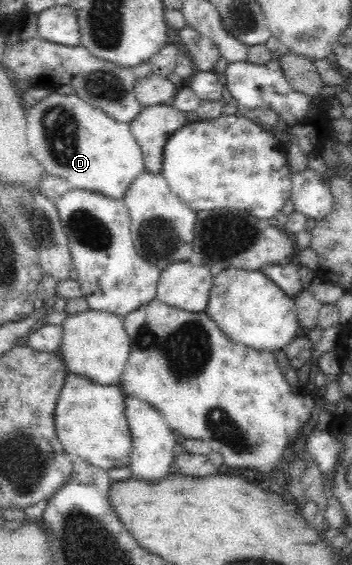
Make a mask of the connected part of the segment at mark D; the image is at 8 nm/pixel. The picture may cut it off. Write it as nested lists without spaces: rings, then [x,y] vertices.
[[[65,89],[52,91],[35,106],[25,108],[25,113],[26,138],[33,157],[46,173],[64,178],[71,189],[91,190],[122,199],[131,183],[146,169],[143,152],[130,132],[129,124],[113,120],[107,113],[87,104],[73,92]]]

